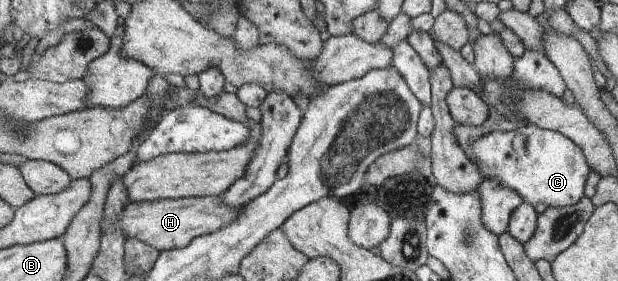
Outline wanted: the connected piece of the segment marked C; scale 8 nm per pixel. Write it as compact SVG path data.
M526 124L511 131L494 131L480 137L472 143L470 160L478 169L483 179L498 181L503 187L517 192L524 203L531 207L544 204L547 207L564 208L572 206L584 198L584 187L592 170L586 162L581 148L576 146L567 136L550 129L539 129Z

